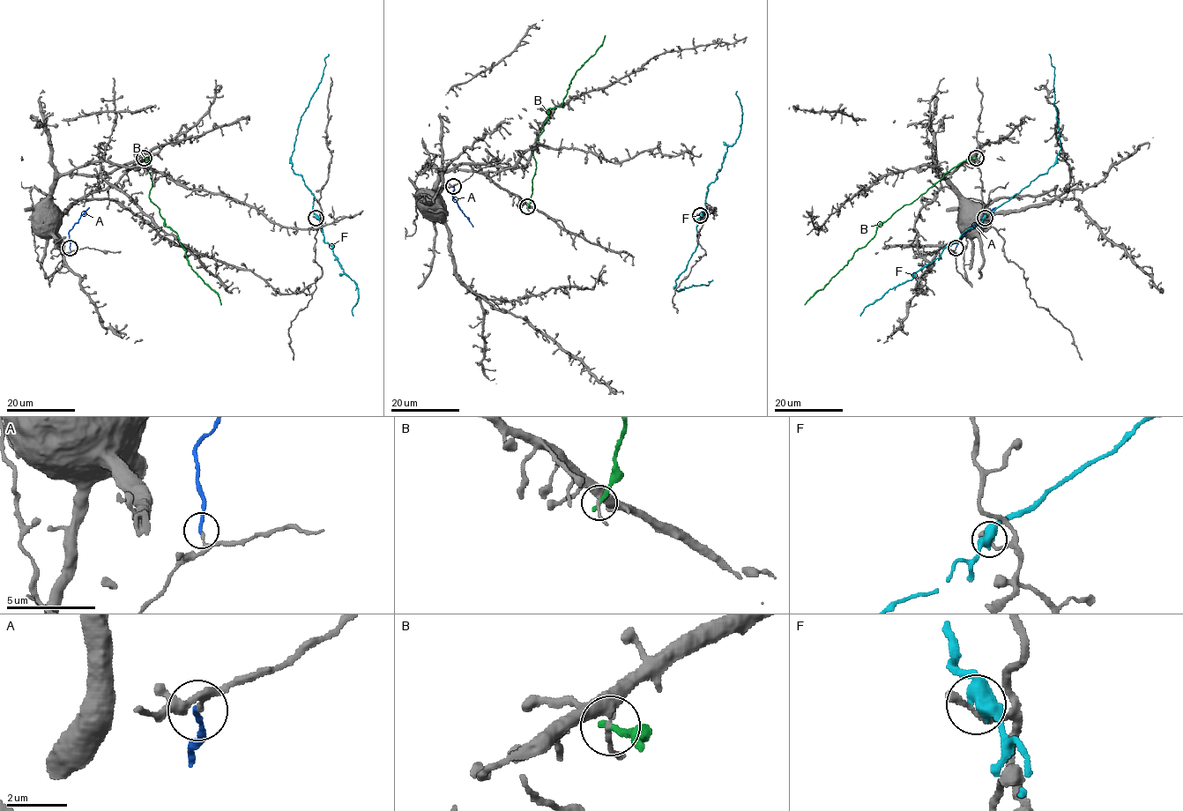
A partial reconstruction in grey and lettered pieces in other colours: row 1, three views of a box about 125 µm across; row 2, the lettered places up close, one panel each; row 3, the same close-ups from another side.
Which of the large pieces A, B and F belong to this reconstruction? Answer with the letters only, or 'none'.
none

